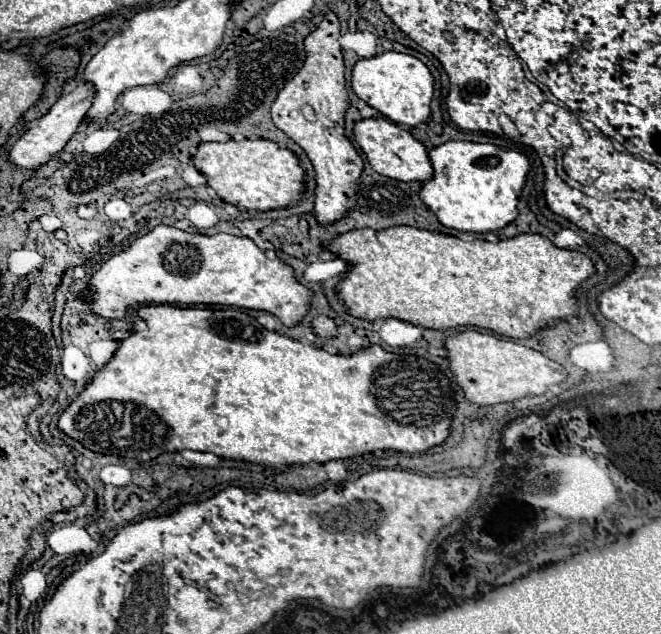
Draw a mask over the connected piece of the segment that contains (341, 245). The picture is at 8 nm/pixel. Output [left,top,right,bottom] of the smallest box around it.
[329,226,595,338]

